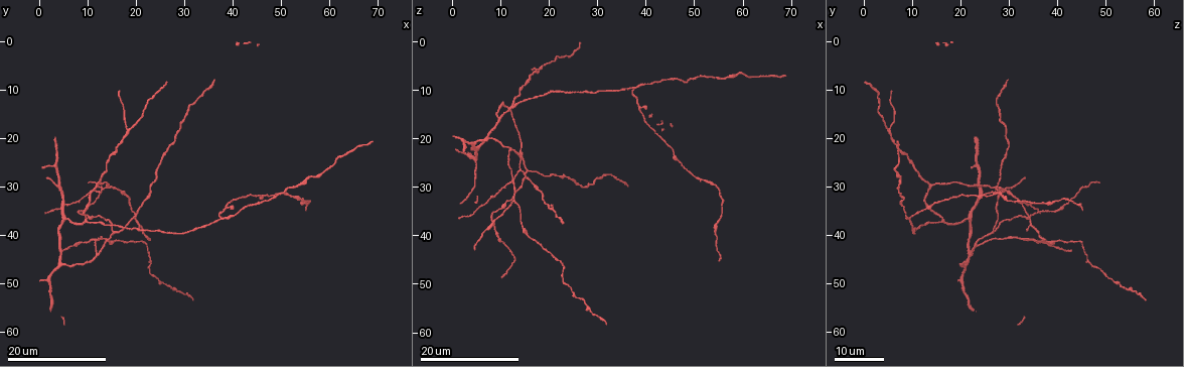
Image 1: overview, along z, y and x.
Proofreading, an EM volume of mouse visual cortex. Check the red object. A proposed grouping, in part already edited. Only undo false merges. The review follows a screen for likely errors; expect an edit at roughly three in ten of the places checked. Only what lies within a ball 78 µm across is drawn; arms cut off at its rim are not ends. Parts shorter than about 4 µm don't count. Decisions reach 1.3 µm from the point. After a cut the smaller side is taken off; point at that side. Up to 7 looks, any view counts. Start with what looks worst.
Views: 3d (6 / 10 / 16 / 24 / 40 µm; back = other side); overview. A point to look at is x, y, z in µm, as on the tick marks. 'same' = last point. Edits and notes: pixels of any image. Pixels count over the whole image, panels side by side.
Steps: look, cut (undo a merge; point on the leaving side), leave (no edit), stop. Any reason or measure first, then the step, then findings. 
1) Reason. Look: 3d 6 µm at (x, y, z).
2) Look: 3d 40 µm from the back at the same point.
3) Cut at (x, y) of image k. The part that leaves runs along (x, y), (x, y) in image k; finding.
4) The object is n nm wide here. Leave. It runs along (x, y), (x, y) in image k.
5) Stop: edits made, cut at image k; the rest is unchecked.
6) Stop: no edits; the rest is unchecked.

Side arm on a straight run. Look: 3d 16 µm at (5.0, 31.5, 25.0).

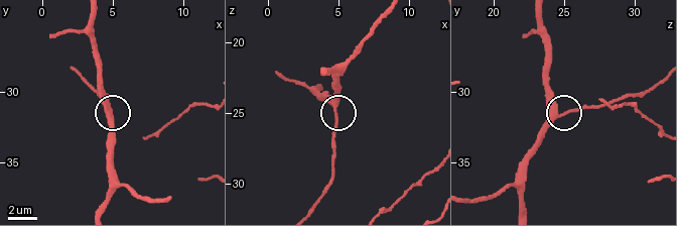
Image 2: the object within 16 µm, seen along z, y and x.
Look: 3d 6 µm at (4.8, 31.8, 24.6).

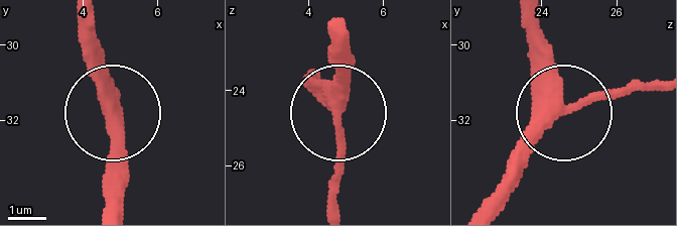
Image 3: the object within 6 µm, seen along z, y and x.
3 arms meet here. Leave. It runs along (486, 202), (572, 112), (659, 86) in image 3; all the same neuron.

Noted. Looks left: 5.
Three arms meet. Look: 3d 16 µm at (18.5, 18.5, 5.5).

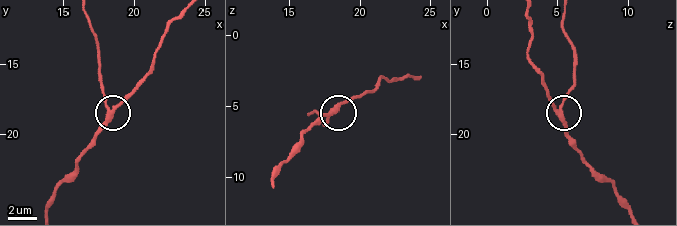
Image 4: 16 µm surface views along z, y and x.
Look: 3d 6 µm at (18.6, 18.4, 5.0).

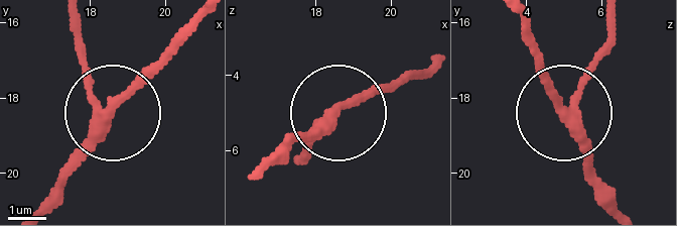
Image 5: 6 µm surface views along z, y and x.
Leave. It runs along (40, 205), (105, 109), (76, 44) in image 5; one neuron here.

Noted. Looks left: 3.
Three arms meet. Look: 3d 24 µm at (12.0, 29.5, 14.5).

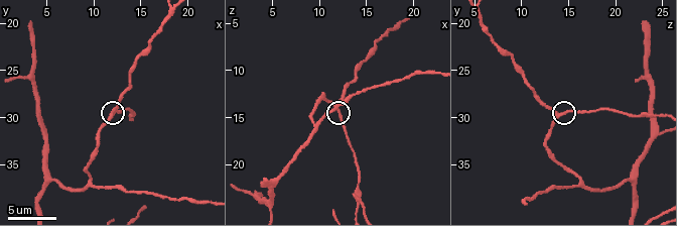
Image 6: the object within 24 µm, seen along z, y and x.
Look: 3d 10 µm at (12.0, 29.4, 14.0).

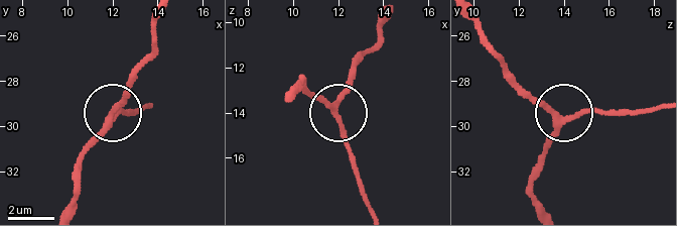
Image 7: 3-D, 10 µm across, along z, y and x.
3 arms meet here. Leave. It runs along (68, 209), (91, 139), (137, 72) in image 7; one neuron here.

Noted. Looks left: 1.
Stop: no edits; the rest is unchecked.

